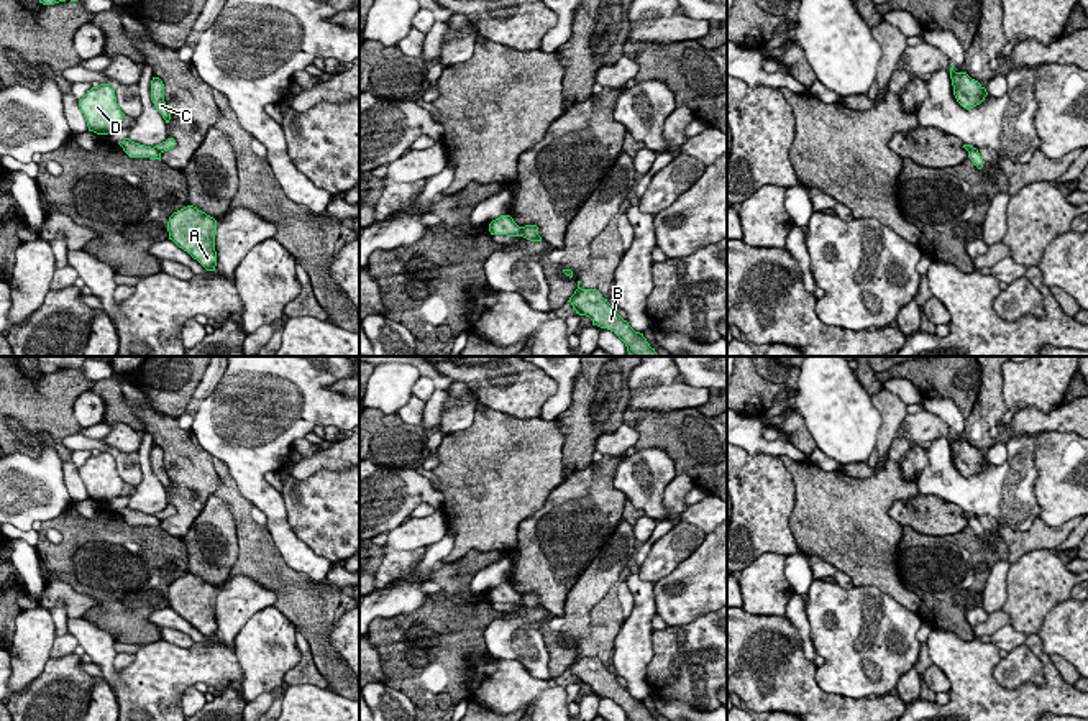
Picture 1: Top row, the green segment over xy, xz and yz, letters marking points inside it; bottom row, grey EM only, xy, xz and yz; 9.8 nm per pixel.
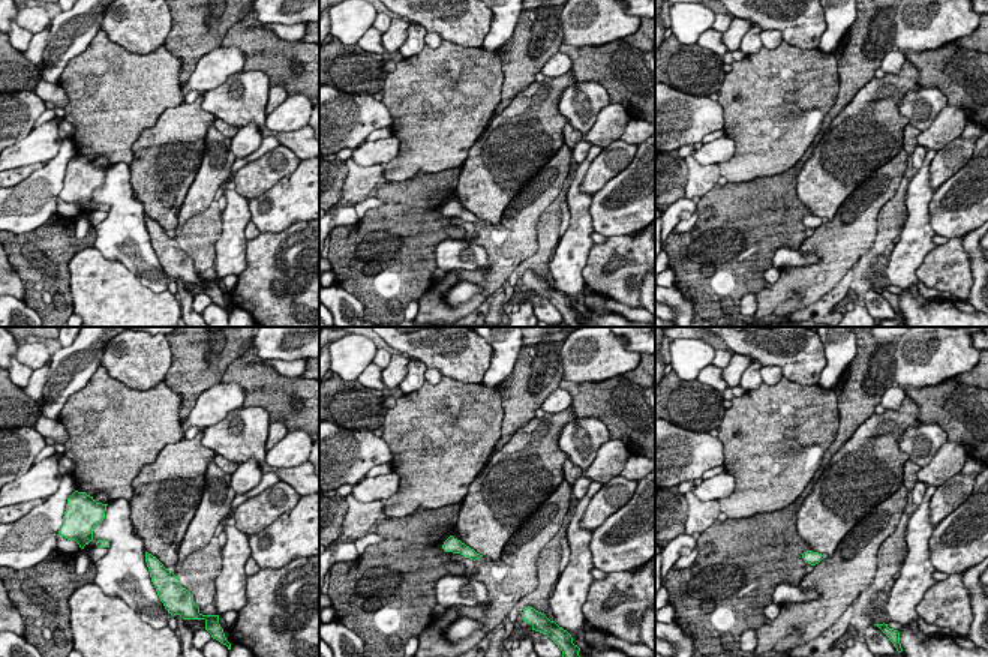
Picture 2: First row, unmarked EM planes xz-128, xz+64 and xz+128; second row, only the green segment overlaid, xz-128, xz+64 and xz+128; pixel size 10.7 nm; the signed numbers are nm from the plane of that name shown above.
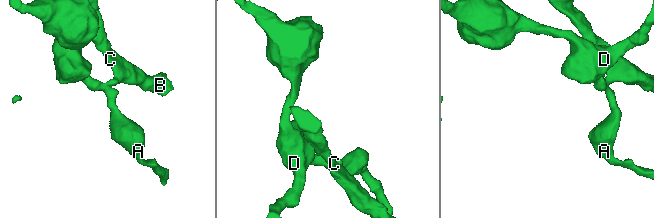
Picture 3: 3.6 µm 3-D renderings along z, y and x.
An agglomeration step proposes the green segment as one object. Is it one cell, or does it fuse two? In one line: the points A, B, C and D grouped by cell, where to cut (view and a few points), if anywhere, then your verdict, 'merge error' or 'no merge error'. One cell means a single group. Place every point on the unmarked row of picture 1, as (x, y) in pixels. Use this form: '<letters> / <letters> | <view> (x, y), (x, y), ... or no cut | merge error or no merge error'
A D / B C | xz (521, 595), (525, 605) | merge error

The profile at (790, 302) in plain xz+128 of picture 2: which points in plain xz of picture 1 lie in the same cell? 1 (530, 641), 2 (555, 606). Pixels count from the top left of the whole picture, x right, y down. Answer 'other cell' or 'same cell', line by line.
1: other cell
2: other cell

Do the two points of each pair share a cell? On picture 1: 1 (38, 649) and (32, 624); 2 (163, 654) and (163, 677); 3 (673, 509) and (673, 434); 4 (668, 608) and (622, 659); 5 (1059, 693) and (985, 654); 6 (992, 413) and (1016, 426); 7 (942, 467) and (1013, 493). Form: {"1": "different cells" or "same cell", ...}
{"1": "same cell", "2": "same cell", "3": "different cells", "4": "different cells", "5": "same cell", "6": "different cells", "7": "same cell"}

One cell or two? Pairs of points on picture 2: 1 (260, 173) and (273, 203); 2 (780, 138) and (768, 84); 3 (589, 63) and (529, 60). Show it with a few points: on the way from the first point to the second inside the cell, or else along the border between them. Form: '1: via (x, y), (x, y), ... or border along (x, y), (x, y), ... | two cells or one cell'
1: border along (296, 170), (249, 200) | two cells
2: via (774, 125), (774, 98) | one cell
3: via (574, 53), (565, 48), (544, 50) | one cell

